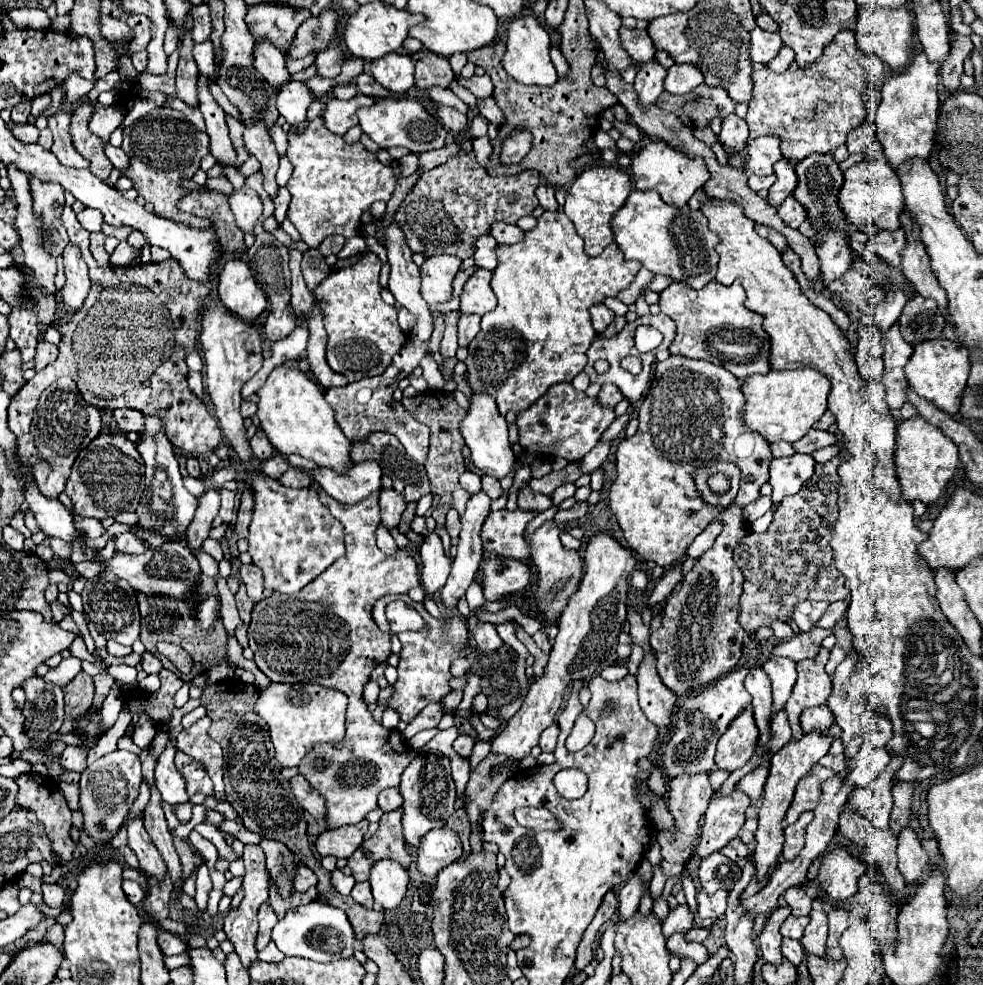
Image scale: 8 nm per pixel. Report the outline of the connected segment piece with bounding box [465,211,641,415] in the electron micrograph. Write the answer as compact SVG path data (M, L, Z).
M563 211L543 213L537 219L537 227L525 231L525 239L515 245L497 245L499 265L493 271L491 289L497 295L497 307L483 315L479 335L469 343L469 355L465 359L467 375L473 391L485 391L497 401L499 413L519 413L545 391L561 381L571 381L583 371L587 363L587 349L595 341L597 333L591 327L589 307L601 303L605 297L615 297L625 289L641 269L639 261L627 261L619 247L611 245L599 257L589 257L583 251L583 239L575 235L571 221Z

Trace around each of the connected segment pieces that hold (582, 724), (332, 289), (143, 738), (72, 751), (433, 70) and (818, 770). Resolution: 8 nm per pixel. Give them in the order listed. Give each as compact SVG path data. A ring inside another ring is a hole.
M579 713L577 721L575 721L575 725L573 725L573 729L571 729L569 737L567 737L567 749L569 749L569 751L579 751L579 749L583 749L585 745L589 745L593 733L595 733L593 721L591 721L585 713Z
M365 253L355 265L333 269L315 289L315 299L321 305L321 315L327 331L327 365L349 379L349 383L363 377L383 373L395 351L399 351L409 335L397 323L397 309L381 299L379 285L381 261L375 253Z
M141 721L133 731L133 741L137 745L149 745L155 737L155 725L151 721Z
M65 747L61 753L61 763L67 771L83 773L87 769L87 749L83 747Z
M421 49L417 53L411 53L411 59L415 61L415 85L419 89L429 89L433 85L439 87L449 87L449 83L453 81L453 69L449 65L449 59L435 55L427 49Z
M813 765L811 773L807 773L803 779L799 779L797 787L795 787L795 797L791 801L791 807L787 811L785 821L791 825L795 823L795 819L803 813L803 811L813 811L815 803L819 801L819 783L823 783L823 779L829 779L831 775L835 775L833 771L827 771L825 767Z

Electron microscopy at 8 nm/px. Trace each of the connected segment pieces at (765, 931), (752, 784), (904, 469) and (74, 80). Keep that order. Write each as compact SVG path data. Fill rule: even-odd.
M789 905L787 907L777 907L765 927L761 929L759 933L759 945L761 945L761 951L763 951L763 959L767 963L781 963L783 961L783 955L781 955L781 933L779 933L779 927L783 923L783 919L787 919L791 915L791 909Z
M767 755L767 759L765 759L765 765L761 765L761 767L757 767L753 773L749 773L749 775L745 775L737 785L739 787L743 787L743 791L755 801L755 799L759 799L761 797L761 791L763 791L763 783L767 781L767 767L769 767L769 755Z
M921 415L901 421L897 427L897 435L899 441L893 453L893 463L903 499L907 501L919 499L925 505L937 501L959 465L955 443L947 439L937 427L931 427L931 423L927 423Z
M69 75L63 83L67 87L67 103L75 105L83 95L87 95L93 89L91 81L85 81L81 75Z

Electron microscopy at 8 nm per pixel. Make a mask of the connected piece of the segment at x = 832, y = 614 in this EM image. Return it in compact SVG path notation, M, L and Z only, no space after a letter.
M837 601L837 603L831 603L827 607L827 611L823 613L823 617L815 623L815 627L821 627L821 629L831 629L841 617L845 615L845 605L843 601Z

